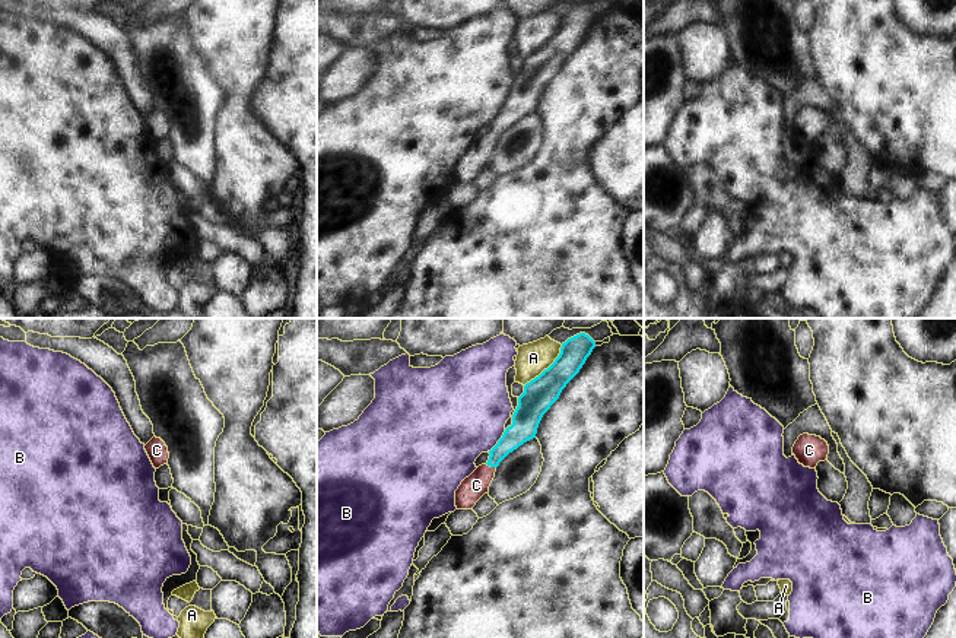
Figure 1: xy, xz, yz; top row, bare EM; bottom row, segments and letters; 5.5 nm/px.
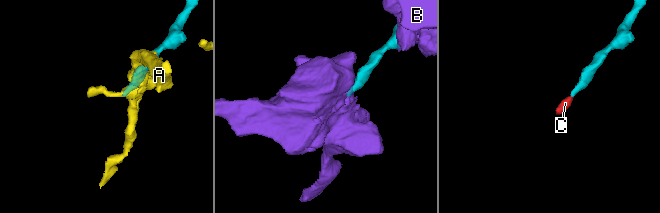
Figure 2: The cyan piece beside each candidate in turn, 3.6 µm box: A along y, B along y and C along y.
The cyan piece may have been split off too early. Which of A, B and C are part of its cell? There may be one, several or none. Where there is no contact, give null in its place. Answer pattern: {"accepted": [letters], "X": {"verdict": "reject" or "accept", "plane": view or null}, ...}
{"accepted": ["C"], "A": {"verdict": "reject", "plane": "xz"}, "B": {"verdict": "reject", "plane": "xz"}, "C": {"verdict": "accept", "plane": "xz"}}

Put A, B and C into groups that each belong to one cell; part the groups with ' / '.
A / B / C

